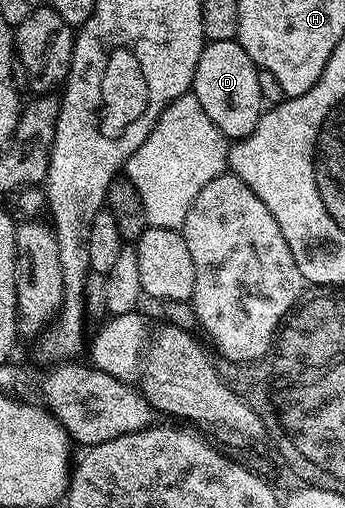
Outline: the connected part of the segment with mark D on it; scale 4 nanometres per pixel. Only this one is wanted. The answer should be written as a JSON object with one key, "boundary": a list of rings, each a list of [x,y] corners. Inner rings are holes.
{"boundary":[[[235,39],[210,41],[204,46],[197,61],[193,94],[201,101],[204,115],[221,129],[228,141],[244,139],[257,129],[257,121],[265,110],[263,87],[259,84],[261,72],[245,49]]]}

